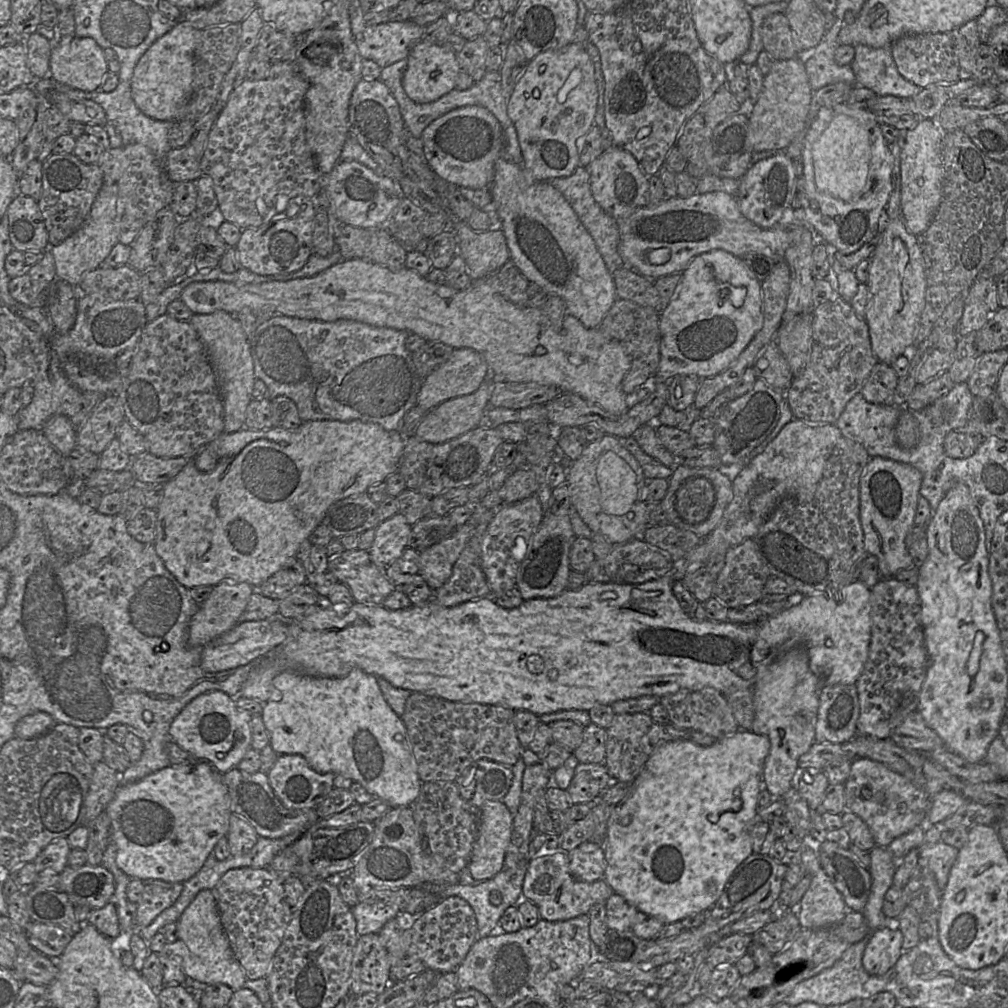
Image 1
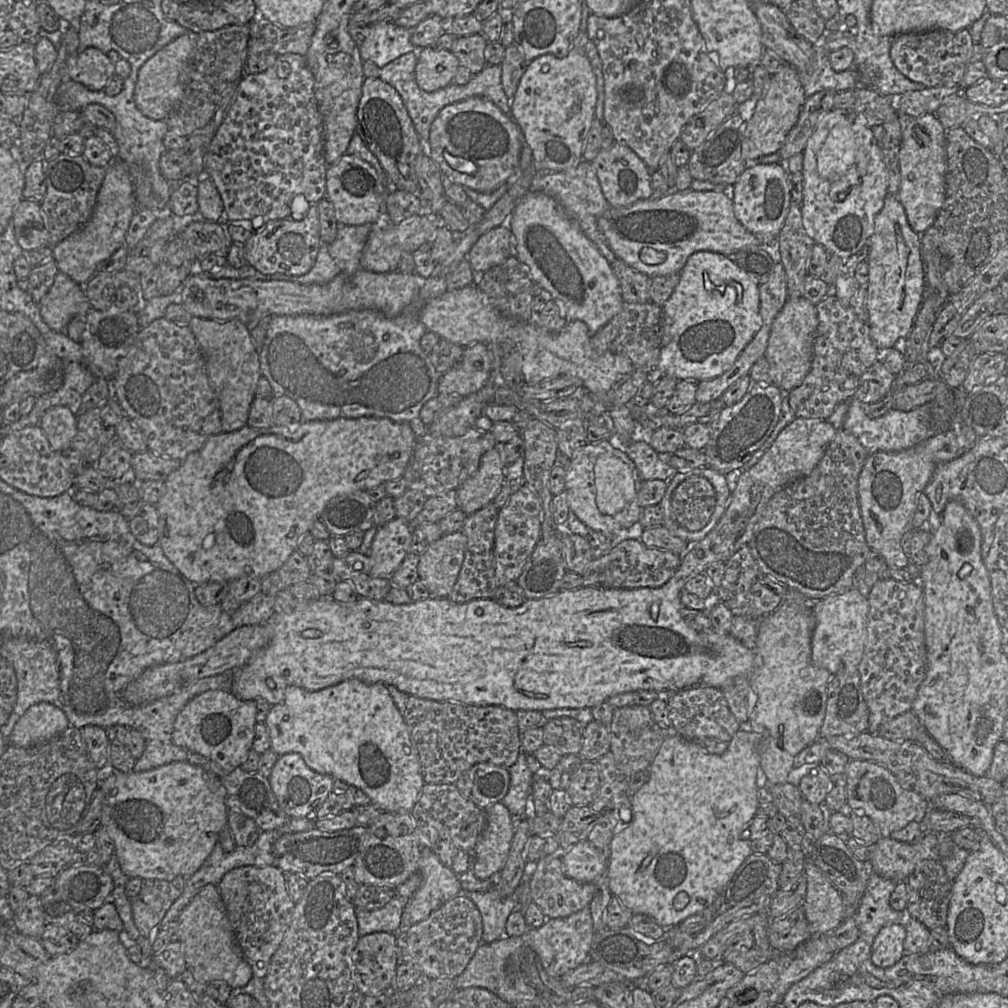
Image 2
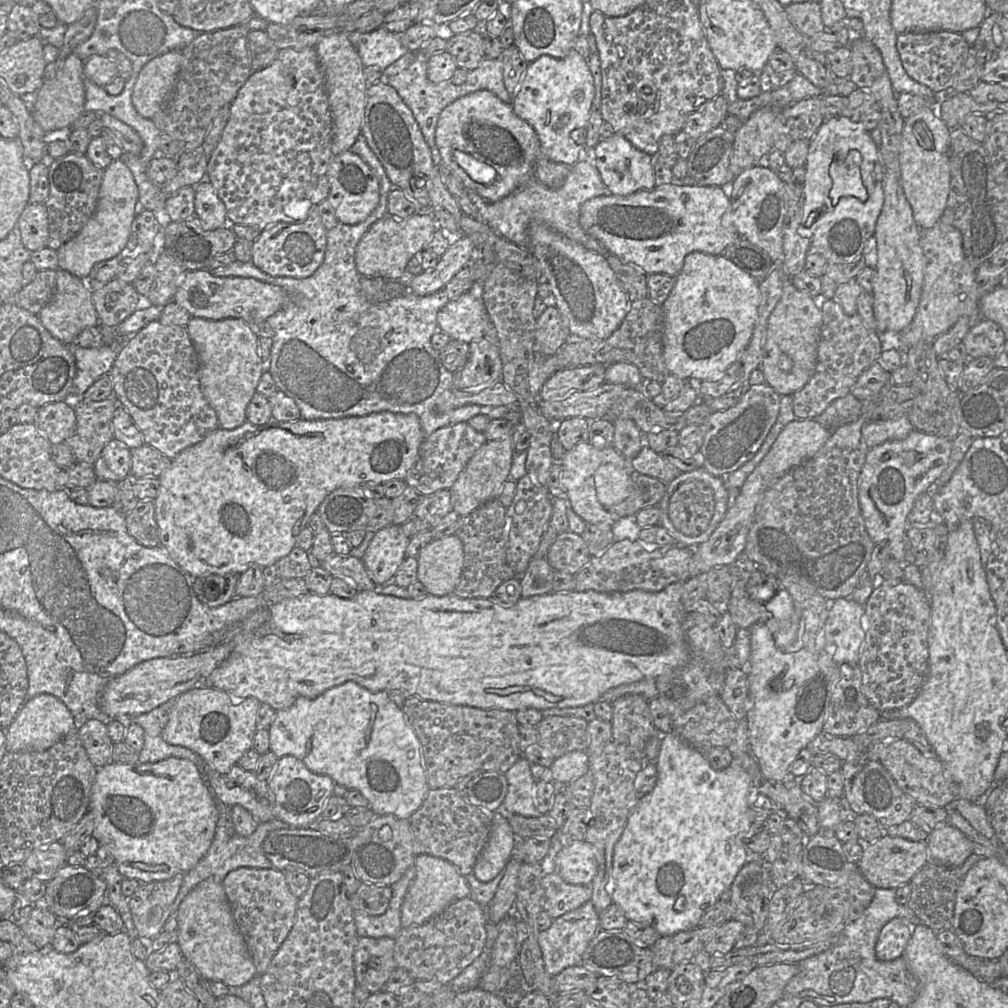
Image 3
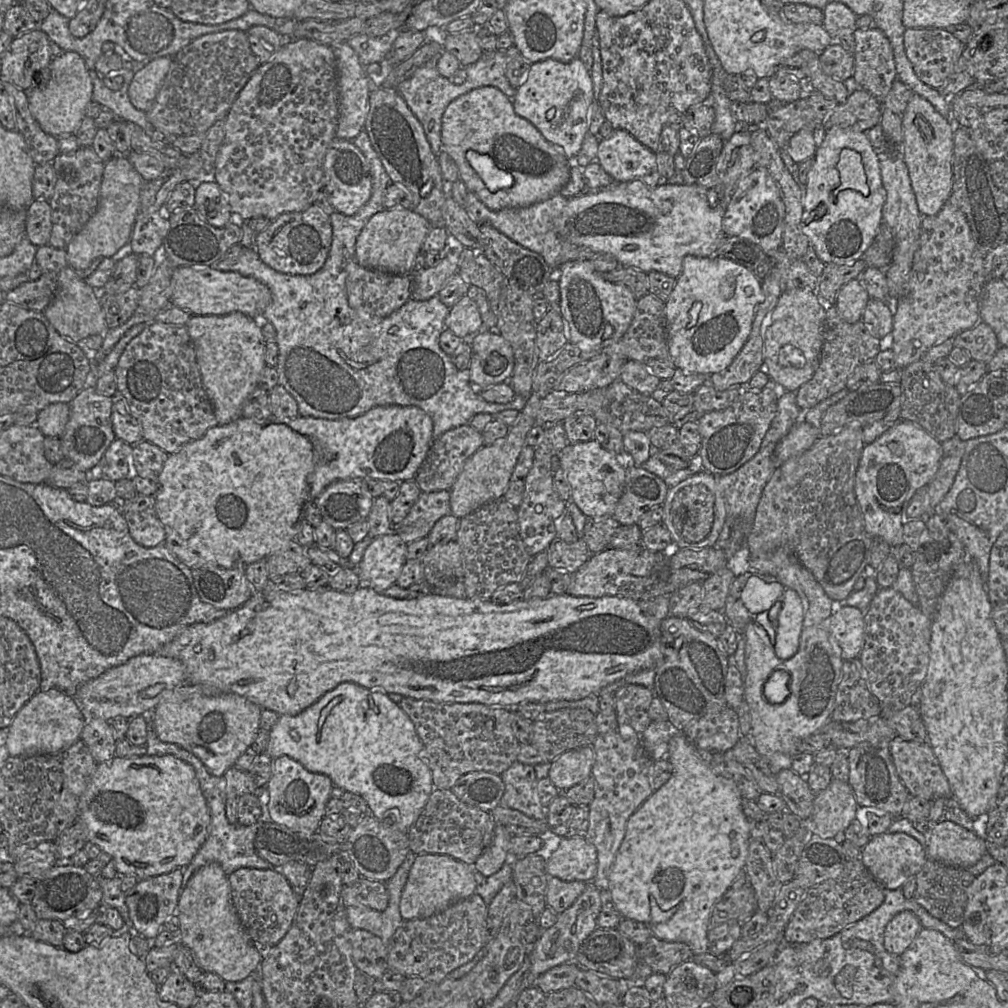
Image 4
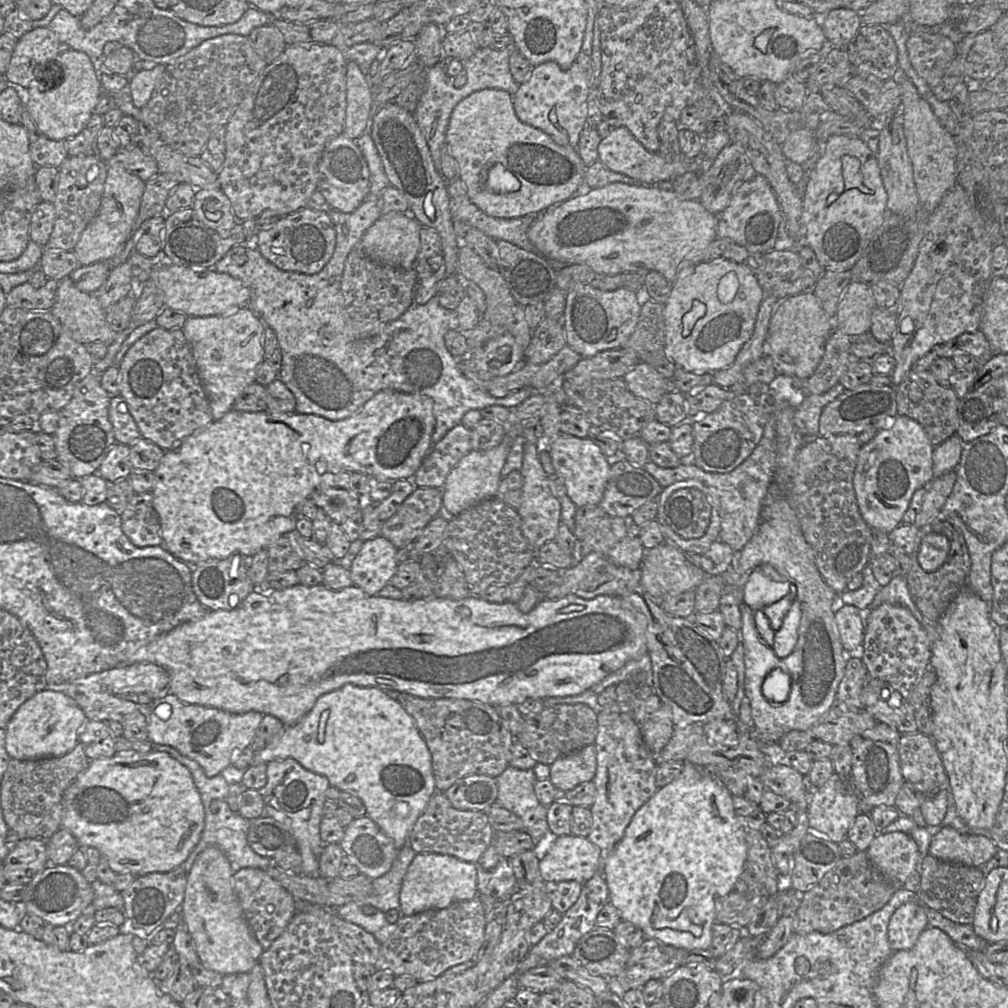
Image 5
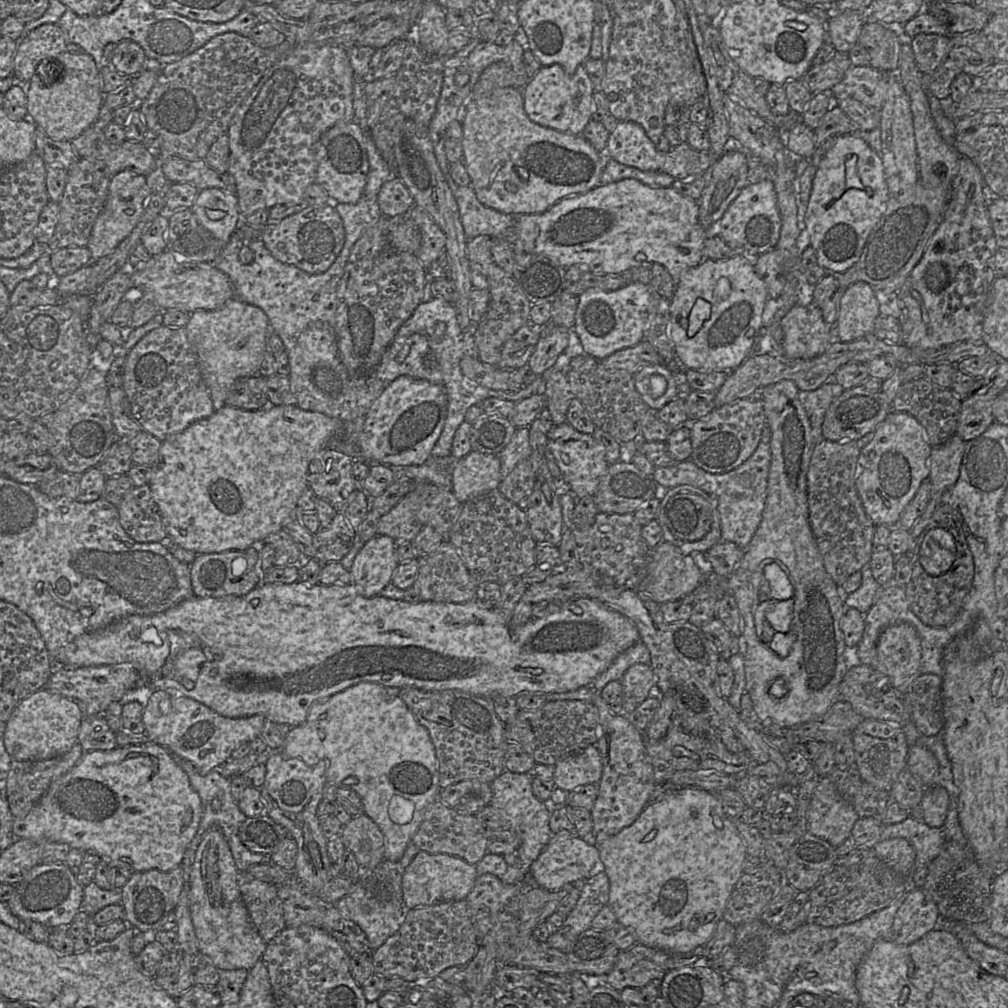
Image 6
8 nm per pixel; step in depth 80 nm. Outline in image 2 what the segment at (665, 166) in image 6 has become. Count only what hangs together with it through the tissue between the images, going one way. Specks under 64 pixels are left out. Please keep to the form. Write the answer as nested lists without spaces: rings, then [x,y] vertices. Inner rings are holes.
[[[614,142],[610,147],[602,148],[592,164],[596,169],[602,192],[610,206],[629,206],[640,199],[651,198],[652,172],[630,147]]]

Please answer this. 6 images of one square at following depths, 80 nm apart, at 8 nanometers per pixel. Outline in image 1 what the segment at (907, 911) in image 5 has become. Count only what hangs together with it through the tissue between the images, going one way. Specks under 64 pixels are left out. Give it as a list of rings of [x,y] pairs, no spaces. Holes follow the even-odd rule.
[[[884,927],[876,930],[868,941],[862,957],[870,975],[885,974],[902,954],[903,934],[900,929]]]

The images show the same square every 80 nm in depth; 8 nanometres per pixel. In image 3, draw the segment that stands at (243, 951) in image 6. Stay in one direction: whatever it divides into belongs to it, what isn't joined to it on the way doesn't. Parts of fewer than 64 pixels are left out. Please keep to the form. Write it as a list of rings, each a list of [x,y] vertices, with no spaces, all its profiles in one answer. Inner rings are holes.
[[[209,877],[198,883],[178,907],[178,944],[188,959],[208,981],[222,981],[228,987],[241,986],[257,975],[247,944],[234,920],[222,882]]]

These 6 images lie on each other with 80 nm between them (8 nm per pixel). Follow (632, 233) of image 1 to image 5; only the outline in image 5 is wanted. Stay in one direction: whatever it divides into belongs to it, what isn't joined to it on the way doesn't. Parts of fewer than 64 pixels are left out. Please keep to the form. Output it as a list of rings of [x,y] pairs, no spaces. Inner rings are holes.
[[[613,182],[533,213],[538,213],[538,216],[528,230],[528,238],[546,259],[586,264],[595,272],[607,275],[624,272],[646,274],[655,270],[672,284],[683,267],[705,259],[709,245],[718,237],[718,216],[707,211],[699,200],[684,200],[673,190],[654,185]]]

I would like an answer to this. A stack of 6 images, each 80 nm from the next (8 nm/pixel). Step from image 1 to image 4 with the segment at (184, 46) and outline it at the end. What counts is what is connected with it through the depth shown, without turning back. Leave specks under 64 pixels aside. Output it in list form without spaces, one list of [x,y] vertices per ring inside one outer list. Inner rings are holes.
[[[171,56],[159,57],[136,72],[128,90],[129,99],[136,109],[143,112],[151,109],[172,61]]]

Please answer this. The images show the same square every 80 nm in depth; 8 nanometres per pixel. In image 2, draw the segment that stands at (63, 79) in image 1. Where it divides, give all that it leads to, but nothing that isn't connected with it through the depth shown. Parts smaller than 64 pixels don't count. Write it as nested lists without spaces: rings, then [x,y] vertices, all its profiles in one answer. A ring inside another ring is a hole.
[[[88,47],[67,60],[67,75],[91,90],[102,90],[116,73],[115,64],[96,47]]]

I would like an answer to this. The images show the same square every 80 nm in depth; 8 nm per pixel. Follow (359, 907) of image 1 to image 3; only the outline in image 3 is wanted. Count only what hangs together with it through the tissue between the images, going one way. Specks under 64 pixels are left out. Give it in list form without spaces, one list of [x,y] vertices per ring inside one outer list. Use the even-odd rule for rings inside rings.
[[[410,866],[401,878],[391,885],[392,897],[386,912],[379,916],[371,916],[354,910],[353,918],[358,937],[395,938],[401,927],[401,909],[405,895],[416,876],[416,868]]]

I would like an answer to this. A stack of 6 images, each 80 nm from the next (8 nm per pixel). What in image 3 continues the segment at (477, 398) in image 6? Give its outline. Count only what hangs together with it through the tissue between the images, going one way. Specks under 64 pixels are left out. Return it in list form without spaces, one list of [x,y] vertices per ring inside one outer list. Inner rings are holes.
[[[363,135],[358,136],[349,150],[358,155],[376,175],[379,184],[379,203],[364,221],[355,225],[338,222],[333,229],[327,231],[323,263],[311,276],[305,278],[271,276],[256,267],[252,261],[239,262],[237,260],[228,266],[218,267],[212,271],[213,275],[218,277],[254,278],[280,286],[288,293],[287,304],[266,319],[274,331],[267,371],[271,374],[277,390],[294,400],[304,420],[366,416],[383,411],[414,413],[419,417],[425,437],[440,428],[468,422],[479,414],[486,415],[492,420],[504,418],[505,414],[511,410],[520,411],[519,402],[507,406],[467,404],[453,408],[454,373],[444,367],[438,351],[431,345],[431,337],[438,331],[437,314],[450,301],[444,289],[426,296],[406,292],[383,303],[373,303],[362,293],[359,282],[362,274],[357,271],[355,264],[356,247],[370,226],[388,215],[388,196],[392,190],[392,184]]]

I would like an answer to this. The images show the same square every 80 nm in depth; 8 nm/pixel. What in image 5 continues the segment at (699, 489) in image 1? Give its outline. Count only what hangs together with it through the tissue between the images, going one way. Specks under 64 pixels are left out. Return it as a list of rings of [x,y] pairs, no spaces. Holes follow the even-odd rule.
[[[696,488],[679,489],[668,500],[666,520],[669,527],[682,538],[700,538],[710,524],[711,505]]]

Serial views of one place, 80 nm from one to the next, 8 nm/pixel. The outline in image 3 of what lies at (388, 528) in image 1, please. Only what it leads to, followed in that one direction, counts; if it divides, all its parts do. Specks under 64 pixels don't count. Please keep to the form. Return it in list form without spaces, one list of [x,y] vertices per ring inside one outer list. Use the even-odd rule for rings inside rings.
[[[390,524],[378,530],[368,545],[362,561],[377,587],[391,582],[407,556],[410,538],[401,526]]]

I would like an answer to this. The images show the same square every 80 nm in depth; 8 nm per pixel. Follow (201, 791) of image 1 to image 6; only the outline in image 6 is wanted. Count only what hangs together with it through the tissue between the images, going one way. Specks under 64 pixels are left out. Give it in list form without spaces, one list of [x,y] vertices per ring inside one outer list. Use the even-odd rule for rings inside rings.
[[[149,741],[141,745],[117,746],[112,750],[85,752],[81,760],[74,767],[51,783],[47,791],[26,817],[14,819],[13,833],[17,838],[30,839],[41,843],[65,843],[71,849],[94,853],[112,868],[126,868],[132,872],[143,872],[150,869],[169,871],[181,865],[184,853],[197,833],[201,818],[202,801],[197,791],[192,787],[186,772],[172,759],[165,747]]]

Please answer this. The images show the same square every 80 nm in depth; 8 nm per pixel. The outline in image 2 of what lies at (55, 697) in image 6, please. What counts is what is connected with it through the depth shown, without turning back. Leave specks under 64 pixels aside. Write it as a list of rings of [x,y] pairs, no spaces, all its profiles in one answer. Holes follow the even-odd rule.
[[[39,702],[29,707],[15,724],[9,744],[30,747],[46,743],[69,727],[65,713],[56,706]]]

